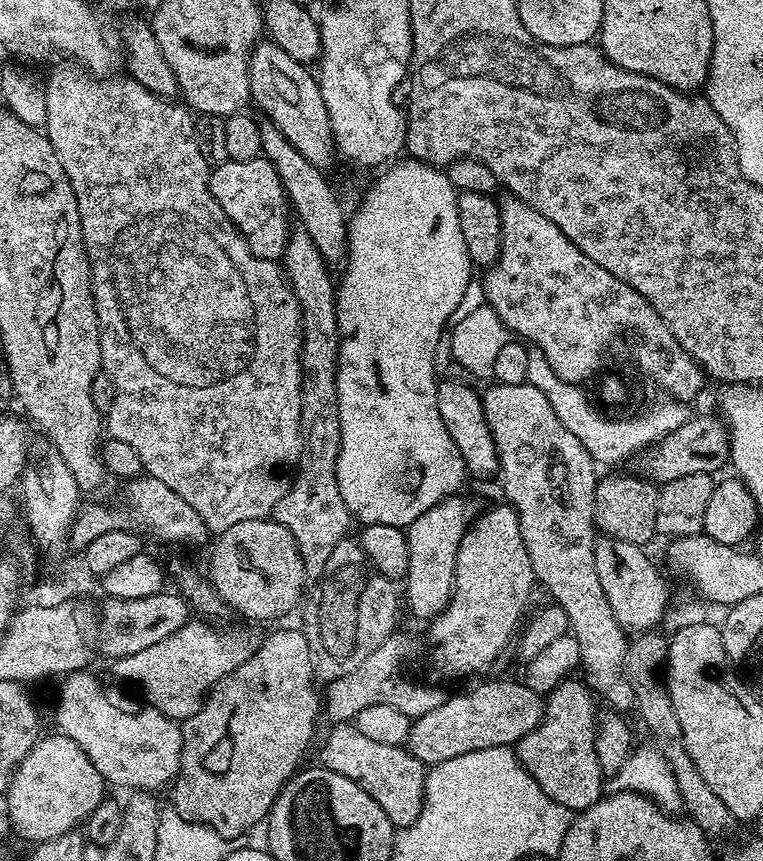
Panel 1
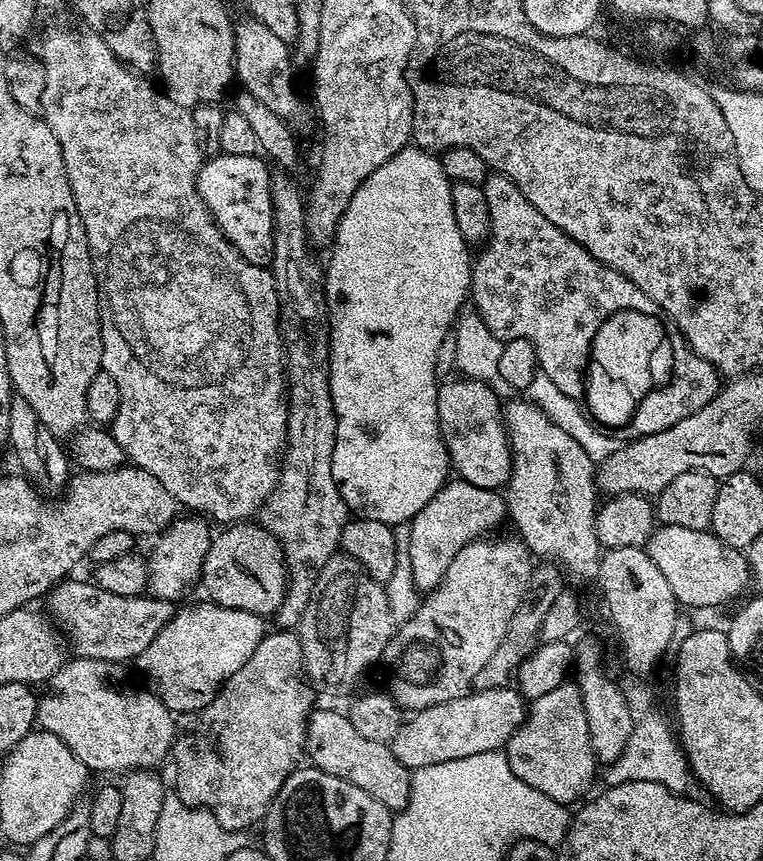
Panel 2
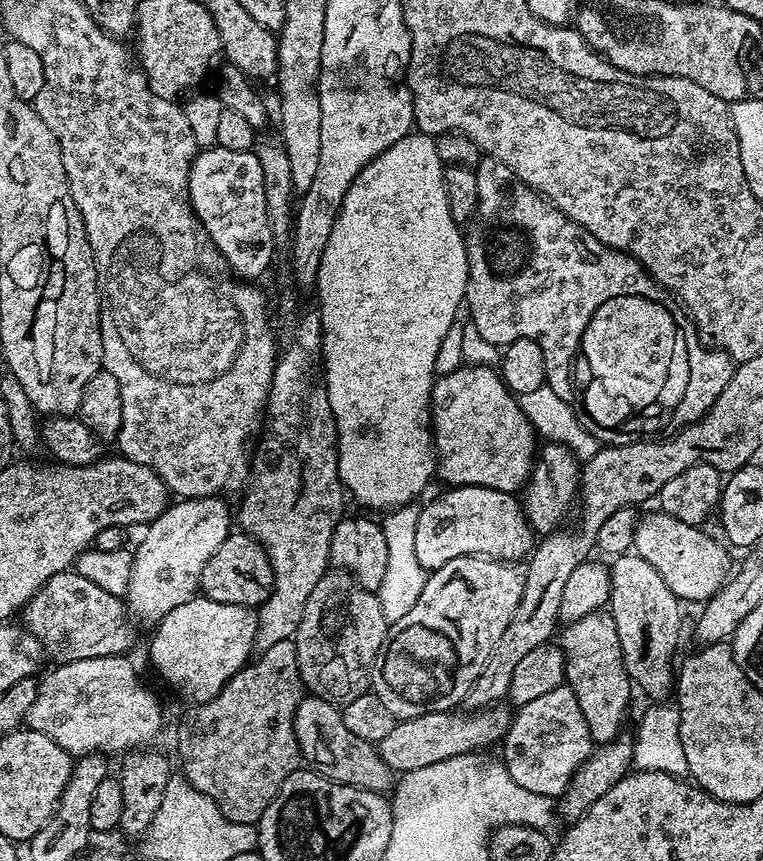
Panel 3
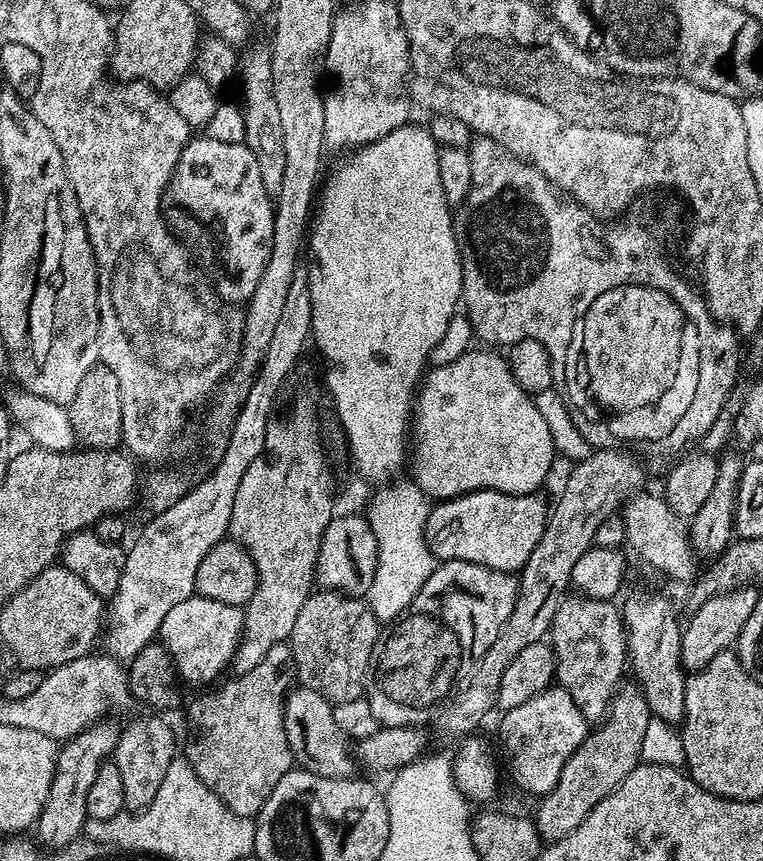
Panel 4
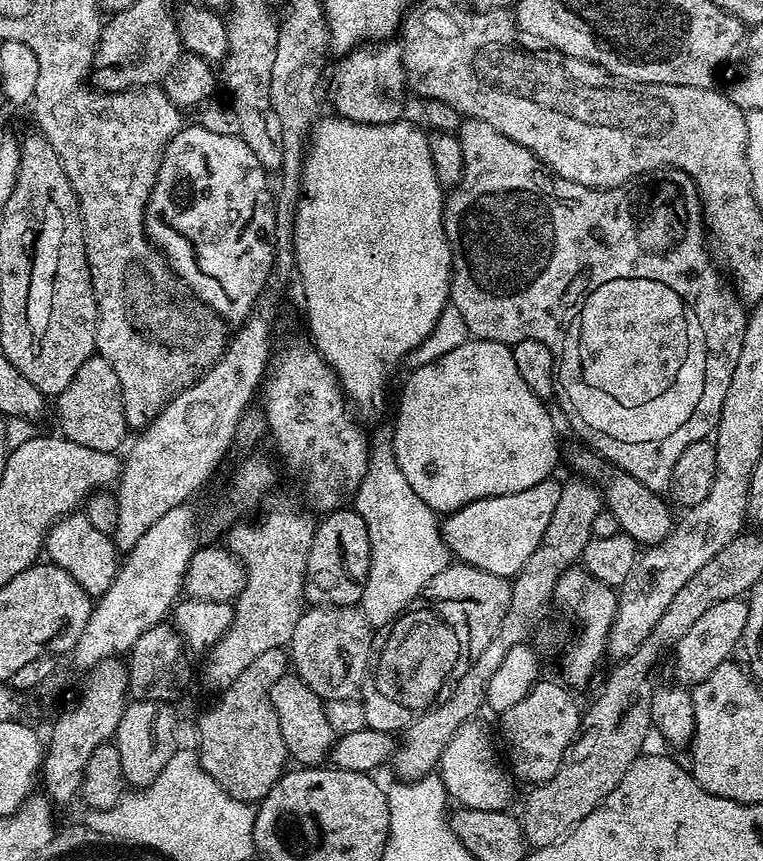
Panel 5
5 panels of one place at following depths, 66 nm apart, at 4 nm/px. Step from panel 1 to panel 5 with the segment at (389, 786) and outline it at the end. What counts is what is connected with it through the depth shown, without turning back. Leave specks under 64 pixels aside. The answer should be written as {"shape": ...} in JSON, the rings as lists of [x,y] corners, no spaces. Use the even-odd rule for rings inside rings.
{"shape":[[[285,674],[275,680],[270,698],[274,702],[274,714],[278,714],[278,727],[282,729],[282,742],[286,742],[289,757],[300,766],[323,765],[329,759],[334,743],[334,733],[324,709],[325,701],[295,674]]]}

